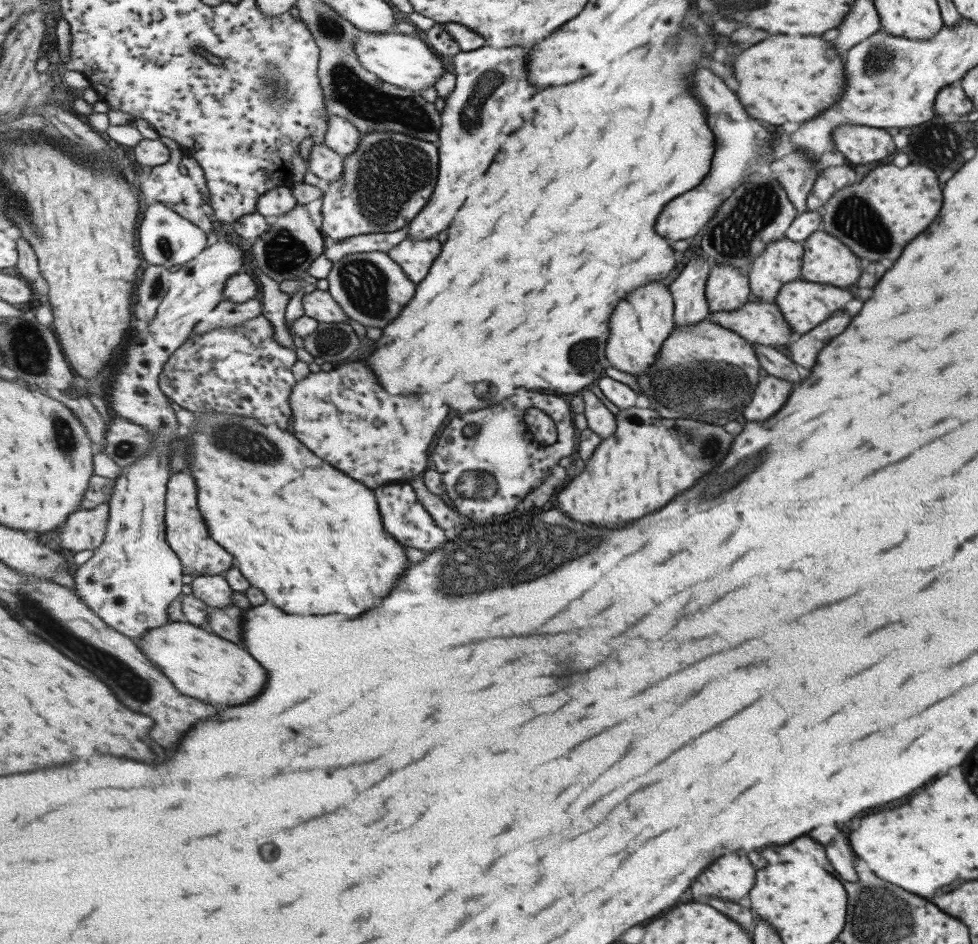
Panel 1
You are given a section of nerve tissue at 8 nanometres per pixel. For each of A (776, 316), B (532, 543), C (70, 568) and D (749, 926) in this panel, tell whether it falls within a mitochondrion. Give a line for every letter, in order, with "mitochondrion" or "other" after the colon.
A: other
B: mitochondrion
C: other
D: other

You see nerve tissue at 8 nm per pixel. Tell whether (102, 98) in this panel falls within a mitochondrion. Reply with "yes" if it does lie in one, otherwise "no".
no

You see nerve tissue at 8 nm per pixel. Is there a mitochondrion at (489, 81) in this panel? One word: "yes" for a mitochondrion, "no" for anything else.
yes

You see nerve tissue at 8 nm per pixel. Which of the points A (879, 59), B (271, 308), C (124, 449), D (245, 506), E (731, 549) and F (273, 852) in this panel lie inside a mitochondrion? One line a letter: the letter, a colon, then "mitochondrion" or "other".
A: mitochondrion
B: other
C: mitochondrion
D: other
E: other
F: other

